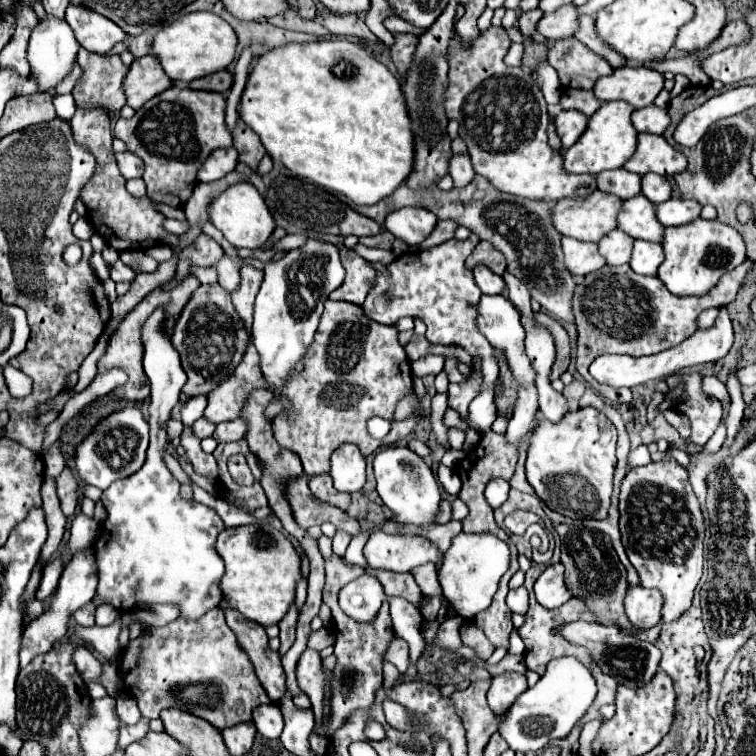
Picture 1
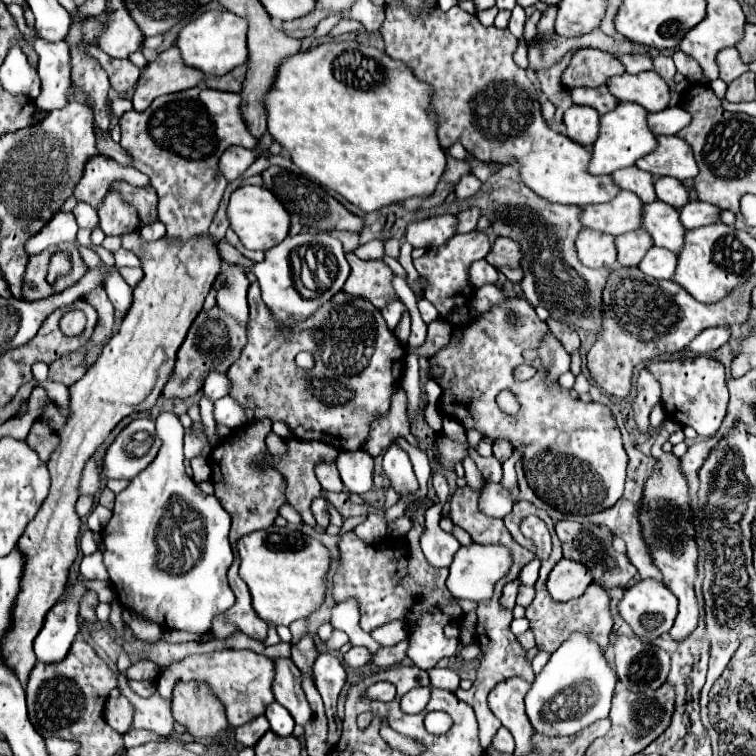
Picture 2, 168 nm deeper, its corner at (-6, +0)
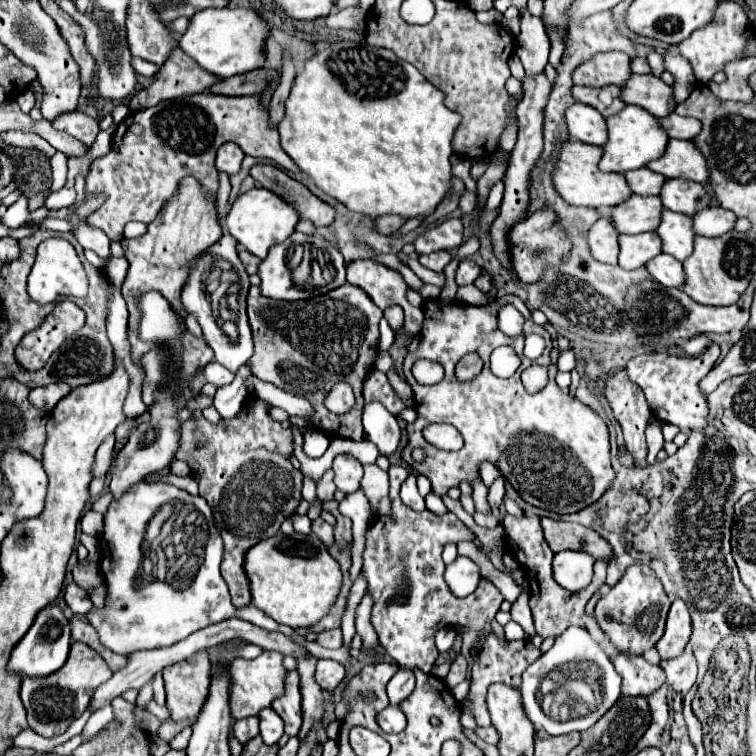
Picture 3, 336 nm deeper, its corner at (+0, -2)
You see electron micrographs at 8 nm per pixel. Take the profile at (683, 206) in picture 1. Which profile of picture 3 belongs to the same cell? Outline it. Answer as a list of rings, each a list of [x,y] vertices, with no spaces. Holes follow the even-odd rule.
[[[706,207],[696,215],[692,215],[694,233],[704,237],[716,237],[730,231],[734,227],[734,221],[736,221],[736,215],[732,215],[732,211],[722,207]]]

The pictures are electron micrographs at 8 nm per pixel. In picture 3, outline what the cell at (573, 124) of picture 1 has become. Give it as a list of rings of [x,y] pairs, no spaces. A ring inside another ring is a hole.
[[[574,103],[566,109],[566,123],[570,139],[588,145],[604,145],[606,121],[594,107]]]

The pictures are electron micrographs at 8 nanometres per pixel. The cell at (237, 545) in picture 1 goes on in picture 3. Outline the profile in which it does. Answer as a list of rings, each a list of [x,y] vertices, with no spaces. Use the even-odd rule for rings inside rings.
[[[276,533],[246,551],[244,571],[250,581],[252,603],[276,623],[292,629],[316,625],[330,611],[342,585],[338,563],[316,535]]]

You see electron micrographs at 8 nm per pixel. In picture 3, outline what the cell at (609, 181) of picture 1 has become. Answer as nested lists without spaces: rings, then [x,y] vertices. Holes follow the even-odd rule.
[[[634,169],[634,171],[626,171],[624,179],[628,183],[628,187],[632,189],[632,193],[636,195],[658,195],[660,187],[664,183],[662,175],[656,175],[654,171],[648,169]]]

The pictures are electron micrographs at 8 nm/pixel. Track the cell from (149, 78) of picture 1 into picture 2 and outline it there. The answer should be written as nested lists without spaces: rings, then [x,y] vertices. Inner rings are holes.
[[[170,47],[158,55],[156,61],[148,63],[140,75],[136,93],[132,97],[134,109],[144,111],[156,97],[166,93],[178,93],[192,89],[204,81],[204,75],[198,69],[190,69],[180,53],[178,47]]]

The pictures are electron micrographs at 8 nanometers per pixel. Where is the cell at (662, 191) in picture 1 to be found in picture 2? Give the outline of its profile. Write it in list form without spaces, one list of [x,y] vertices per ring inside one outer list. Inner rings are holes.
[[[658,177],[656,195],[660,201],[664,201],[676,209],[680,209],[682,205],[686,205],[686,201],[690,201],[688,189],[682,185],[682,181],[678,181],[674,177]]]

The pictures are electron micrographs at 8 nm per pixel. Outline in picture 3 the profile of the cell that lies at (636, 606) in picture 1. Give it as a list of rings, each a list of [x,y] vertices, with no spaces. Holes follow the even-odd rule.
[[[632,565],[624,577],[604,595],[596,605],[596,619],[602,631],[610,637],[620,653],[642,655],[646,649],[654,647],[664,633],[666,615],[670,609],[670,599],[662,589],[660,579],[646,565]]]

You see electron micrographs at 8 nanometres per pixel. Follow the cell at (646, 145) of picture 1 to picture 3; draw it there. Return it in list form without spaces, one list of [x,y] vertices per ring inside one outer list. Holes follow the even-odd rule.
[[[668,139],[664,155],[660,159],[646,163],[646,167],[668,179],[688,179],[698,183],[708,181],[708,169],[704,157],[690,141]]]

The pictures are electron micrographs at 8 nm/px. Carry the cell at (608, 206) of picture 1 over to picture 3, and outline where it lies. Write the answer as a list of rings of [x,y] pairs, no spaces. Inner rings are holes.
[[[630,195],[626,201],[612,207],[610,221],[618,233],[644,233],[654,231],[660,223],[662,203],[660,197],[640,197]]]

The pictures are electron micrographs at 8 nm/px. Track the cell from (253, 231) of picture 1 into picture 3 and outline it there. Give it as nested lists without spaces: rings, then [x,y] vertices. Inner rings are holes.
[[[254,187],[254,189],[246,191],[244,195],[240,195],[234,201],[234,205],[232,205],[232,209],[230,209],[228,217],[226,217],[226,229],[228,229],[228,233],[238,243],[242,243],[252,255],[256,255],[260,259],[264,259],[268,255],[268,249],[272,245],[278,245],[278,243],[286,241],[292,235],[296,223],[298,223],[296,209],[292,205],[284,203],[274,193],[268,193],[262,187],[260,189]]]

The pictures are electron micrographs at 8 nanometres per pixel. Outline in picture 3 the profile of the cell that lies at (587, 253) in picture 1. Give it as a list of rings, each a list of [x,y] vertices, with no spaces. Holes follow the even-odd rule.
[[[600,217],[586,235],[590,253],[600,263],[616,263],[618,259],[618,233],[608,223],[606,217]]]

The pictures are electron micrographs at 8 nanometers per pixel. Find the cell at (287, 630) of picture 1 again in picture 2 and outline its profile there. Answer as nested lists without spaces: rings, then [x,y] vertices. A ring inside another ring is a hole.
[[[304,635],[304,637],[300,639],[300,643],[292,647],[292,661],[294,661],[294,665],[296,665],[302,673],[306,673],[306,675],[310,675],[310,677],[312,677],[312,665],[314,665],[314,661],[316,661],[318,655],[320,655],[320,653],[318,653],[316,643],[314,643],[314,639],[312,639],[310,635]]]

